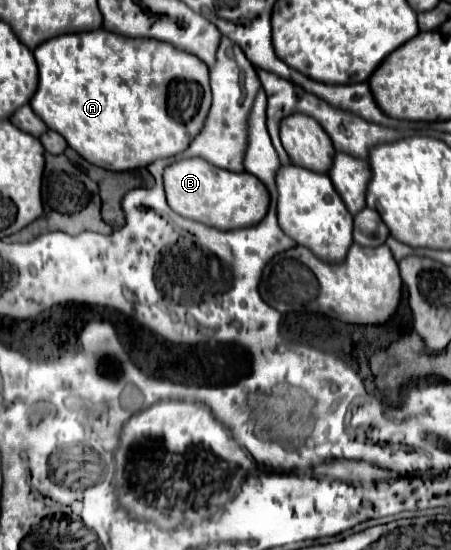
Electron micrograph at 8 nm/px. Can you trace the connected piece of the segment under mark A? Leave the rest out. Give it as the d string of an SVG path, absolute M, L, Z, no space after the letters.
M99 28L99 30L91 30L91 32L75 32L75 34L55 36L55 38L43 42L41 46L37 46L33 50L33 56L35 56L37 66L39 66L39 86L37 86L37 92L33 94L31 102L29 102L33 112L47 124L47 128L59 132L67 140L67 144L75 152L79 152L87 162L91 162L95 166L101 166L101 168L107 168L107 170L113 170L113 172L143 168L153 160L171 158L171 156L177 156L179 152L183 152L189 146L191 138L195 138L199 134L199 130L203 128L205 116L207 116L209 106L211 106L207 64L201 62L197 56L193 56L193 54L189 54L185 50L179 50L179 48L175 48L171 44L165 44L161 40L127 38L127 36L121 36L121 34L111 34L105 28Z

